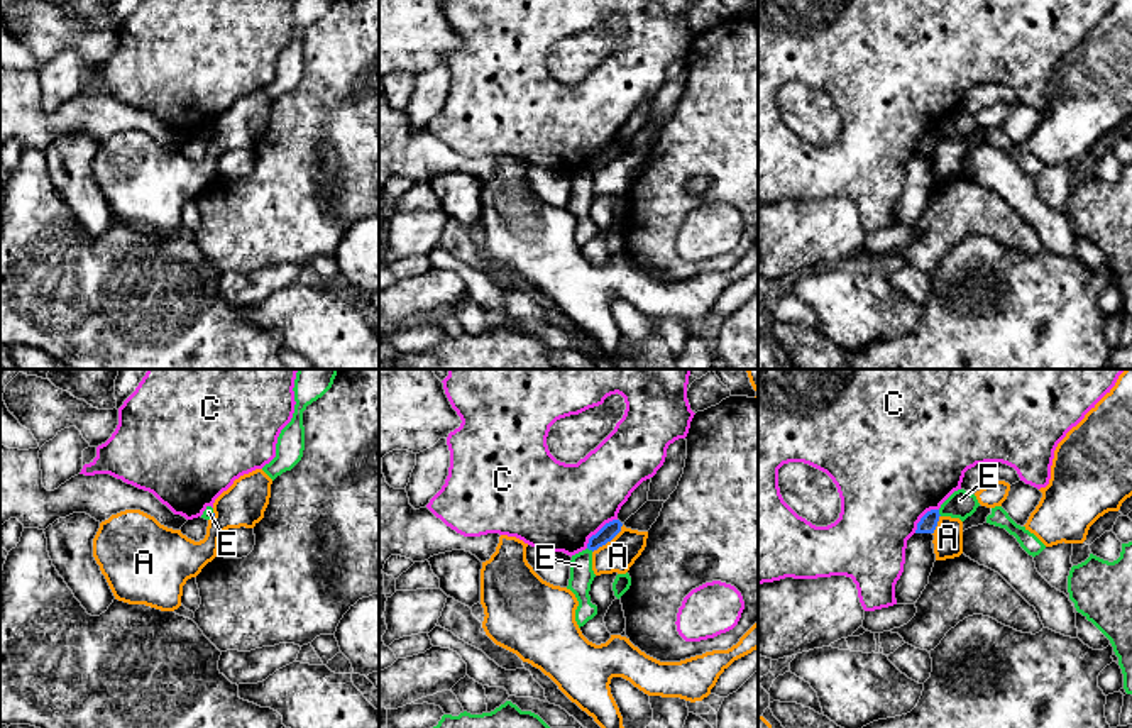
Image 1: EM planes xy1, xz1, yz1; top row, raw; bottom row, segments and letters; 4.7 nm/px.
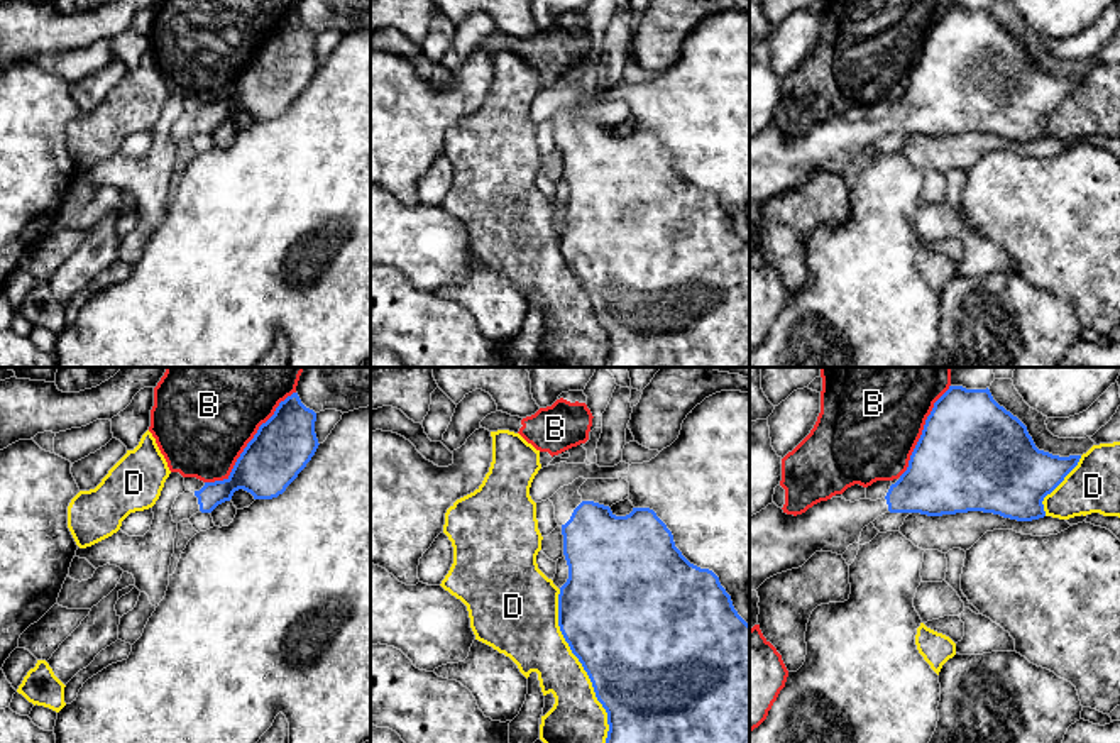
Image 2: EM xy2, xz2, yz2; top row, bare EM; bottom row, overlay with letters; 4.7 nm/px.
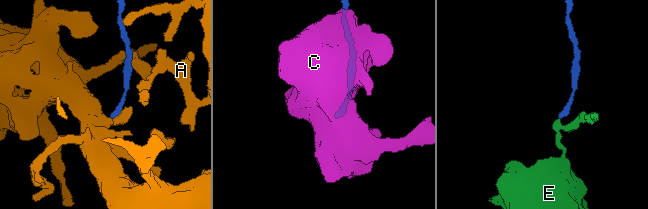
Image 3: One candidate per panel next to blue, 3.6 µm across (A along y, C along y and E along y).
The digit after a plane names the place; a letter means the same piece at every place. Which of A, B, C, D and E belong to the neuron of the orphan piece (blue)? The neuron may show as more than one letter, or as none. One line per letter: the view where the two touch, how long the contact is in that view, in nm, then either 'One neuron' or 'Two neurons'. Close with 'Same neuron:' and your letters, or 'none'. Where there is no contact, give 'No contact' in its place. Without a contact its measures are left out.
A: Touches blue in xz1. Shared border 200 nm. Two neurons
B: Touches blue in xy2. Shared border 600 nm. Two neurons
C: Touches blue in xz1. Shared border 200 nm. Two neurons
D: Touches blue in xz2. Shared border 800 nm. Two neurons
E: Touches blue in yz1. Shared border 40 nm. Two neurons
Same neuron: none

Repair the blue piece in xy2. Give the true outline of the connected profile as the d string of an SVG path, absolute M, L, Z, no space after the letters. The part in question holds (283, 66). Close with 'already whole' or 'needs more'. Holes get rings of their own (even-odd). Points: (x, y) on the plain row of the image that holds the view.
M298 14L279 24L274 36L259 47L223 102L205 103L200 112L184 112L173 125L174 144L196 134L211 134L244 110L254 120L272 120L306 88L318 69L316 34L306 29Z; needs more

